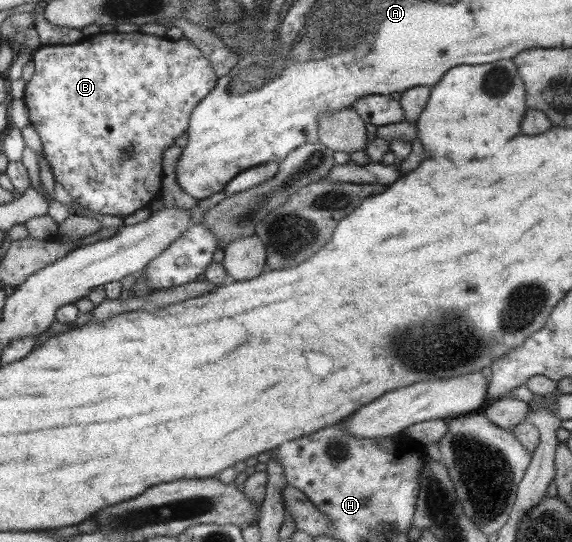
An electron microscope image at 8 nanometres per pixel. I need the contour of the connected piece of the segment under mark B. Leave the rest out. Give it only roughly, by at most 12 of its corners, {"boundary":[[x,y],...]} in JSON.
{"boundary":[[190,39],[41,45],[23,101],[55,179],[125,218],[217,80]]}

